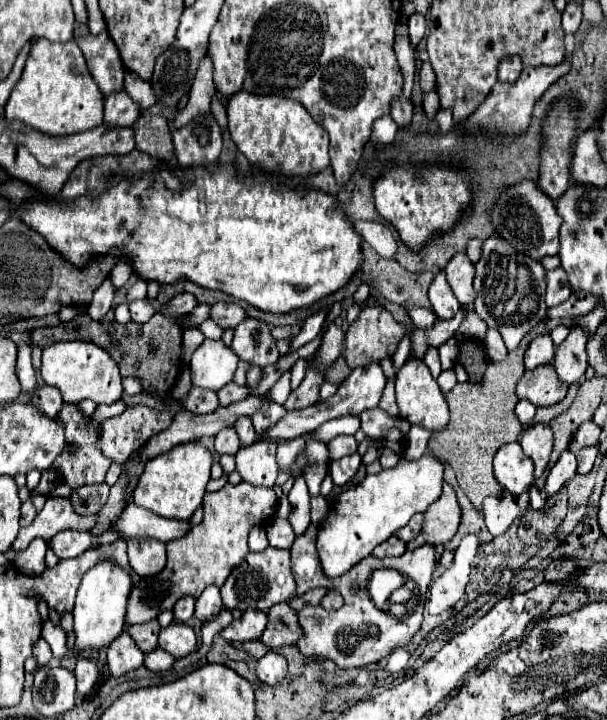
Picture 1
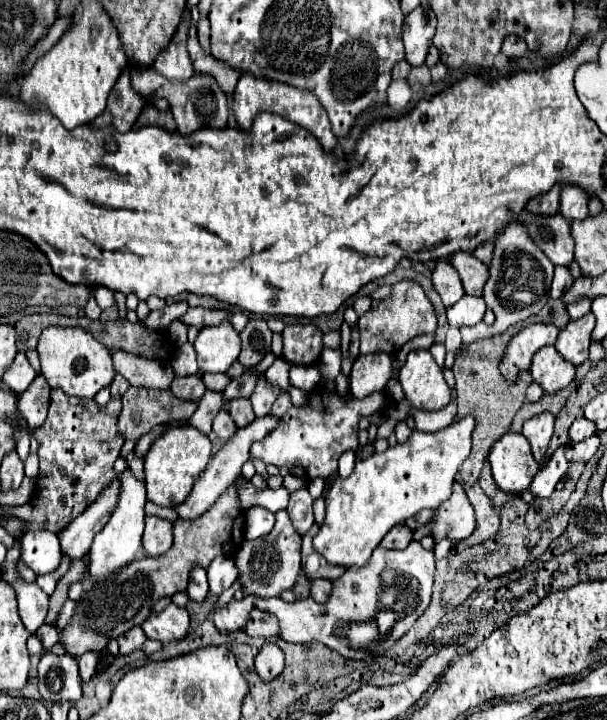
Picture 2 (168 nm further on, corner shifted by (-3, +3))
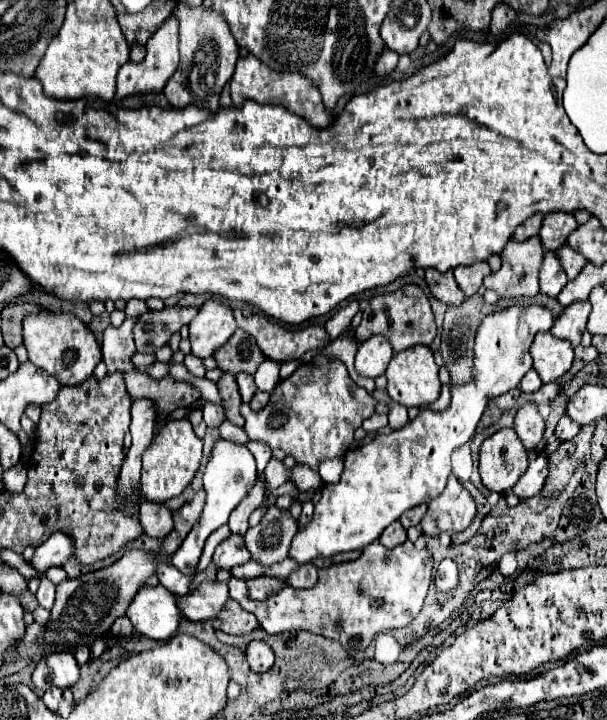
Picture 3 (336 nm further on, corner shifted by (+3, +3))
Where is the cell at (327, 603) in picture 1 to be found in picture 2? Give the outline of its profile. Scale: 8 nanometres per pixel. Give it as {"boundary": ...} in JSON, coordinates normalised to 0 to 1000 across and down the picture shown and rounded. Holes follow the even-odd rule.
{"boundary":[[[519,804],[519,807],[512,807],[512,829],[522,838],[539,838],[542,826],[545,826],[545,818],[549,818],[549,810],[542,804]]]}

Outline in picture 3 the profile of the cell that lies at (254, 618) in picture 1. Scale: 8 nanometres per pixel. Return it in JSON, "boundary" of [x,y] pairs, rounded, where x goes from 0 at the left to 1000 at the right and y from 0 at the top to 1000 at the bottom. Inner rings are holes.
{"boundary":[[[334,807],[308,826],[288,826],[295,838],[295,849],[315,863],[338,863],[354,860],[377,832],[374,813],[361,807]]]}

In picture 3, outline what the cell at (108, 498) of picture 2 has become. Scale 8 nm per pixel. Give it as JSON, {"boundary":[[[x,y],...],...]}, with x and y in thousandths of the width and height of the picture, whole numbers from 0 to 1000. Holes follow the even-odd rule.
{"boundary":[[[91,740],[77,751],[71,751],[68,757],[58,760],[58,768],[54,768],[54,776],[51,776],[51,788],[61,796],[74,796],[81,788],[104,785],[104,779],[114,776],[117,771],[120,771],[117,746],[110,746],[104,740]]]}

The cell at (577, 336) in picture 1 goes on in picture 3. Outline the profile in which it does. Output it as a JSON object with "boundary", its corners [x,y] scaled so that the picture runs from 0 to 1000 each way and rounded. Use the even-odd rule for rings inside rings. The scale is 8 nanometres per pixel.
{"boundary":[[[944,418],[914,443],[914,449],[908,454],[908,465],[941,474],[944,482],[957,479],[957,465],[960,465],[964,454],[967,454],[970,432],[974,432],[974,421],[970,418]]]}

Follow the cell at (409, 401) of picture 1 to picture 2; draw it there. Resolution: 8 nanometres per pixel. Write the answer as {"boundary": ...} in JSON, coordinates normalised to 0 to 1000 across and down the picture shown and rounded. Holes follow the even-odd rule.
{"boundary":[[[700,485],[677,488],[671,493],[671,501],[661,510],[661,535],[664,535],[664,543],[667,543],[667,554],[690,571],[723,571],[743,557],[740,535],[730,526],[727,510],[720,510],[710,490],[700,488]]]}

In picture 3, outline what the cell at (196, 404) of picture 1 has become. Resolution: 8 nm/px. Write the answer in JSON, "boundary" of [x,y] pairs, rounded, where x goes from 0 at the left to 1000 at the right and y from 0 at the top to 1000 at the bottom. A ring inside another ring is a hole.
{"boundary":[[[255,501],[255,504],[249,504],[249,507],[242,510],[239,518],[249,521],[249,524],[255,524],[255,526],[269,526],[272,521],[278,521],[278,510],[275,510],[272,504],[265,504],[265,501]]]}

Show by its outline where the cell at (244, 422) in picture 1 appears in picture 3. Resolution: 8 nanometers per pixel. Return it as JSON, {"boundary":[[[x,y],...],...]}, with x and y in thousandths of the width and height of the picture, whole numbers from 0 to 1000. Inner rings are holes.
{"boundary":[[[367,518],[357,535],[361,535],[361,546],[364,546],[364,551],[367,551],[367,565],[371,565],[374,582],[377,582],[384,590],[400,593],[400,576],[394,574],[397,549],[394,549],[387,524],[384,524],[381,518]]]}

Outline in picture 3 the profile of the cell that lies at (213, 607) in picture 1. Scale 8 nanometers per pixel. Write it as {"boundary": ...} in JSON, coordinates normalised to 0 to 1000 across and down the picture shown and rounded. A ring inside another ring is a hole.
{"boundary":[[[377,743],[367,754],[357,757],[354,771],[351,771],[351,779],[354,779],[354,785],[361,790],[364,788],[381,790],[381,788],[397,785],[397,782],[404,782],[410,776],[414,776],[414,768],[404,760],[400,743]]]}

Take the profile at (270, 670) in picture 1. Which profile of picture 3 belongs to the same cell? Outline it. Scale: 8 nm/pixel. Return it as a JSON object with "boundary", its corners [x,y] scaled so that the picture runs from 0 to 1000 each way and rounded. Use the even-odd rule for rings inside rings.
{"boundary":[[[414,890],[404,901],[404,910],[407,910],[414,932],[420,932],[420,935],[443,932],[453,918],[453,910],[437,890]]]}

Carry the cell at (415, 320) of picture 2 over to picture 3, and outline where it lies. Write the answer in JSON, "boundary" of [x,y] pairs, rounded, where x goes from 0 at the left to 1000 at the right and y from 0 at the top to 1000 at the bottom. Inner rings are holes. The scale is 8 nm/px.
{"boundary":[[[664,396],[661,401],[614,413],[608,426],[598,432],[598,443],[585,457],[588,474],[601,474],[611,465],[634,465],[644,474],[647,488],[664,488],[680,479],[707,479],[717,471],[717,446],[707,424],[707,413],[687,396]]]}

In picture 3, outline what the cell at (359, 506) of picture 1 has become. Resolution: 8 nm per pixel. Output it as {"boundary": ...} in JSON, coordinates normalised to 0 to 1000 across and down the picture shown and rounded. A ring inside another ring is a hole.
{"boundary":[[[871,424],[871,426],[835,426],[835,429],[819,429],[812,435],[802,435],[783,465],[783,479],[779,479],[779,526],[753,535],[743,529],[743,521],[733,515],[727,518],[727,532],[733,532],[743,543],[743,560],[733,571],[710,571],[710,568],[694,568],[684,582],[677,582],[667,593],[644,599],[641,604],[621,604],[618,613],[575,626],[568,632],[568,651],[565,663],[552,674],[532,674],[529,679],[529,696],[519,701],[516,721],[486,743],[479,751],[479,765],[476,776],[489,782],[509,782],[522,771],[545,774],[565,765],[582,765],[582,763],[598,763],[608,754],[614,754],[634,732],[641,732],[647,724],[654,724],[667,710],[674,710],[684,701],[707,699],[720,688],[730,685],[736,674],[736,663],[743,657],[743,629],[750,621],[766,618],[776,613],[783,604],[783,593],[806,563],[809,554],[848,540],[862,521],[878,510],[878,499],[871,493],[871,482],[888,460],[904,460],[911,451],[911,438],[904,429],[891,424]]]}

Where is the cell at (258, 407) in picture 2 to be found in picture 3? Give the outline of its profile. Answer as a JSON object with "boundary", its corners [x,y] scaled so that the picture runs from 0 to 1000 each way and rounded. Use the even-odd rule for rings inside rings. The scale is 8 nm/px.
{"boundary":[[[394,518],[390,521],[390,535],[394,535],[394,546],[397,546],[397,554],[404,560],[414,557],[414,549],[423,543],[420,532],[417,532],[417,521],[414,518]]]}

